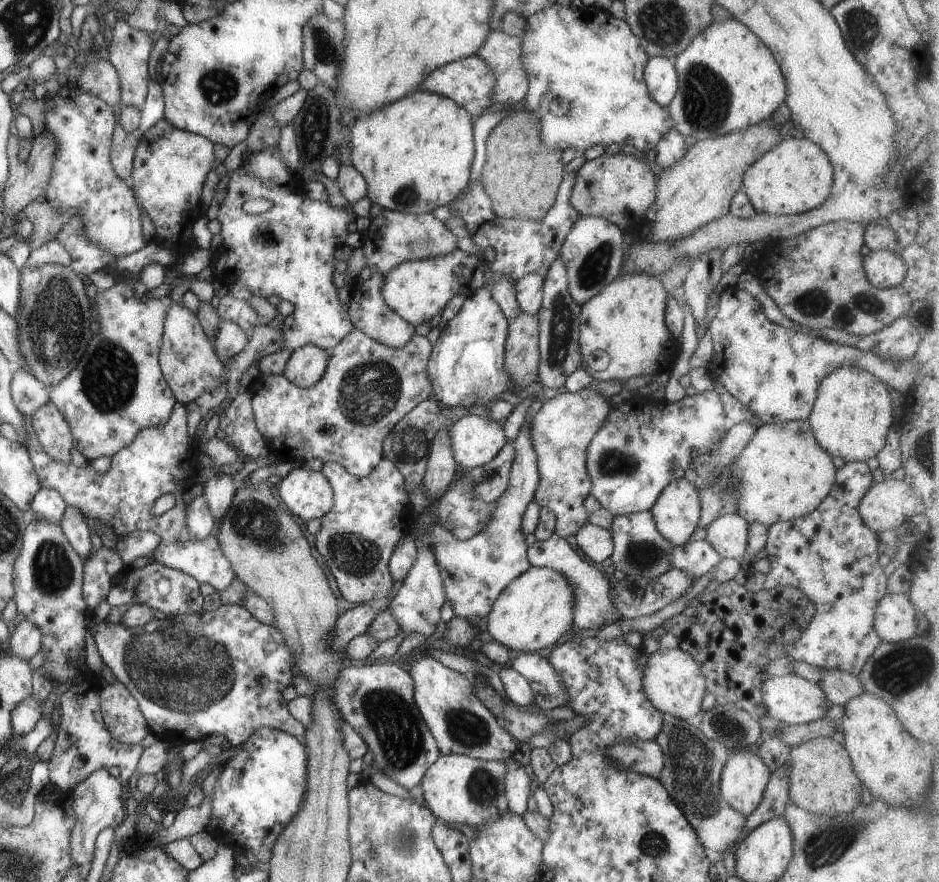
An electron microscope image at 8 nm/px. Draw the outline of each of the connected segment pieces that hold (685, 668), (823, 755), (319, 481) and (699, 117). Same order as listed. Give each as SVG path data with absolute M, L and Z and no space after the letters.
M680 647L658 649L643 658L642 674L644 692L658 712L686 720L702 711L702 700L707 693L706 681L699 664L689 652L684 652Z
M818 737L791 748L790 758L785 762L790 768L789 794L792 804L808 812L831 817L837 814L850 814L861 803L863 782L856 776L848 751L843 744L832 738Z
M292 469L275 488L289 511L303 522L321 519L334 502L330 481L320 471Z
M713 20L674 59L679 85L672 102L668 105L670 116L678 132L684 136L692 135L697 141L759 124L771 118L778 106L786 100L786 78L781 67L778 68L774 54L770 54L770 50L760 42L760 38L750 28L742 26L738 20Z

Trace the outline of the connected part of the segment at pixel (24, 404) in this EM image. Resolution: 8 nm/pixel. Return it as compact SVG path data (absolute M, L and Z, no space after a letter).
M18 369L13 380L13 399L17 409L32 416L50 398L50 387L38 380L27 369Z

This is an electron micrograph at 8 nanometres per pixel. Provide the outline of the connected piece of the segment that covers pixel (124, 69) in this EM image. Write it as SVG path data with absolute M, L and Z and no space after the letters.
M125 17L116 20L116 24L108 32L109 61L117 70L120 80L120 103L123 106L141 108L148 94L148 61L152 50L152 32L148 30L134 30L128 26Z

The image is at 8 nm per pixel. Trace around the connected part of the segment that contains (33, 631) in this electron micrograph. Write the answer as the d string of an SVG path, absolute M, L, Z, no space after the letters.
M19 617L11 627L11 636L2 646L8 654L29 661L42 649L42 631L26 617Z

